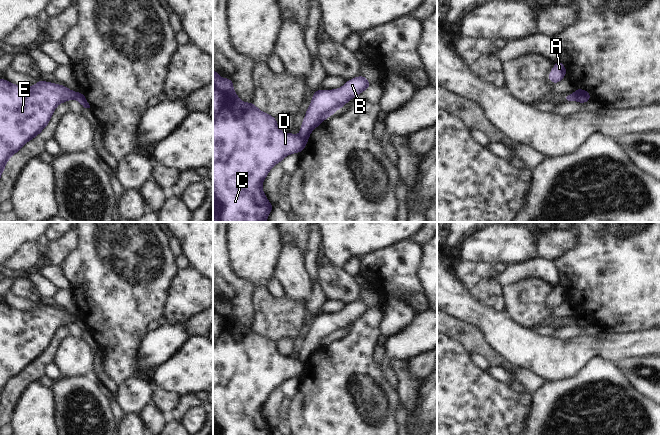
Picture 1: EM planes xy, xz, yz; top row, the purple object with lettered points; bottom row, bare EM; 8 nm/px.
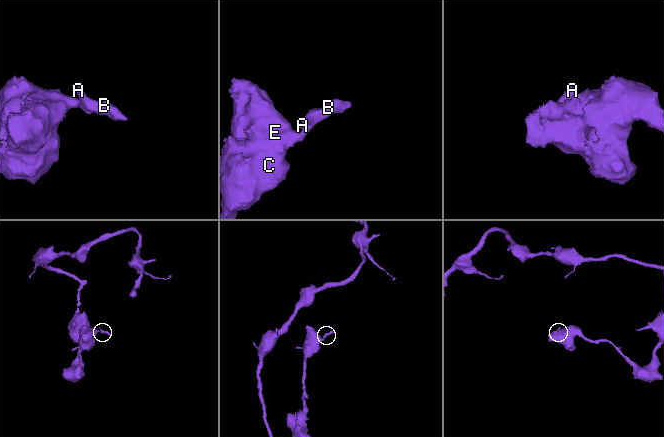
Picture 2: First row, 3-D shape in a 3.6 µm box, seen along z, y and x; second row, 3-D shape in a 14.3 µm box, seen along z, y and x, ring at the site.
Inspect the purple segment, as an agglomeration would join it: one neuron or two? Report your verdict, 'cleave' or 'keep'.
cleave

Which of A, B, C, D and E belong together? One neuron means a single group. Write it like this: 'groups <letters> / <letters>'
groups A B / C D E

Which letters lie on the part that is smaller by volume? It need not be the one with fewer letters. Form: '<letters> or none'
A, B

